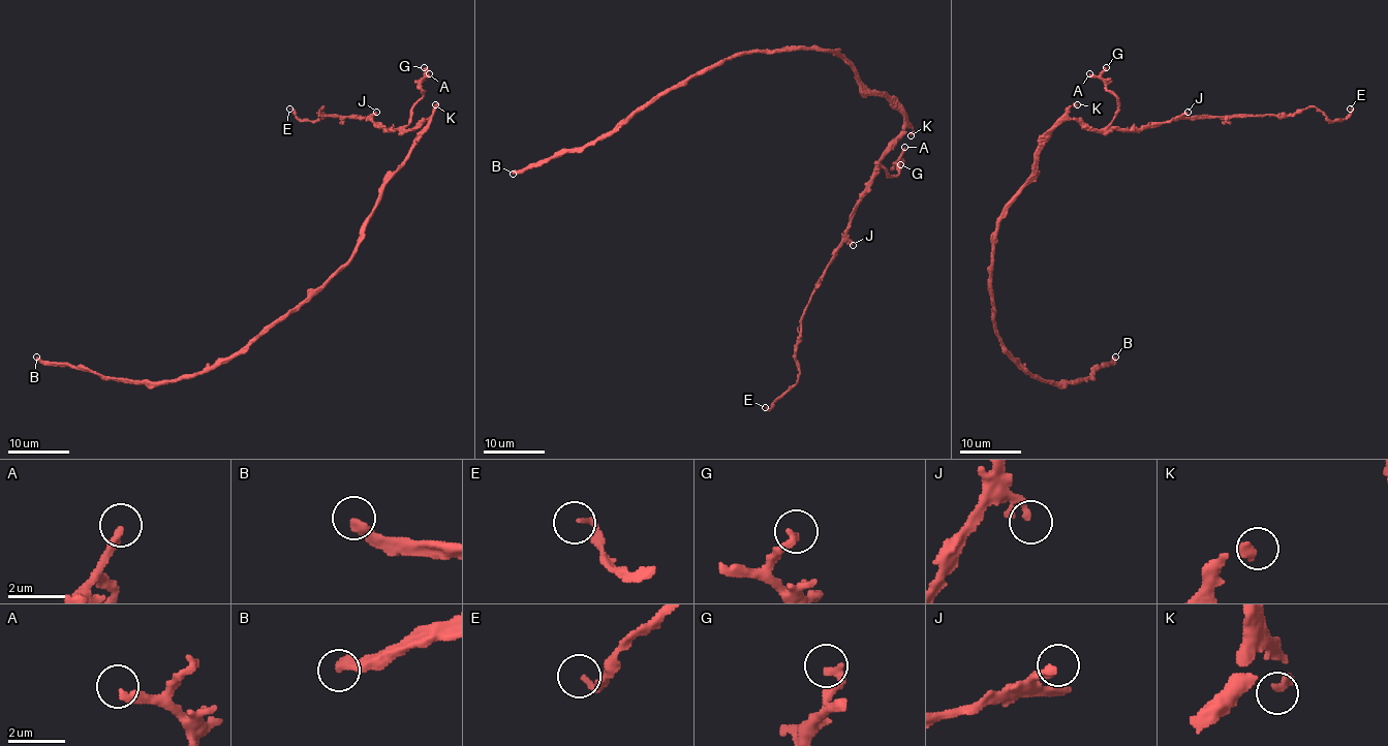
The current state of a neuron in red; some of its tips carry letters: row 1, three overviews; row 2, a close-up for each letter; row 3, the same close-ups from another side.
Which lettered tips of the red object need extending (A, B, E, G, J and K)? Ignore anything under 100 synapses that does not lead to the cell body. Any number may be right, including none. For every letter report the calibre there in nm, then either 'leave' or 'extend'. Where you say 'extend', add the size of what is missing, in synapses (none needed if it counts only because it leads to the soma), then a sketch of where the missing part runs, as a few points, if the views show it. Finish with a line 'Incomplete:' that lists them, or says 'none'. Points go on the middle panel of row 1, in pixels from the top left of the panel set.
A: calibre 300 nm; leave
B: calibre 340 nm; leave
E: calibre 180 nm; leave
G: calibre 240 nm; leave
J: calibre 240 nm; leave
K: calibre 260 nm; leave
Incomplete: none

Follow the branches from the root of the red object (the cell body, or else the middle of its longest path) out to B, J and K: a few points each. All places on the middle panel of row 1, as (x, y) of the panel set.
B: (854, 70), (836, 53), (821, 50), (736, 53), (658, 94), (612, 130), (582, 147), (513, 174)
J: (854, 70), (903, 115), (903, 135), (880, 161), (869, 191), (856, 209), (846, 231), (853, 245)
K: (854, 70), (871, 91), (880, 92), (907, 120), (913, 129), (911, 135)

